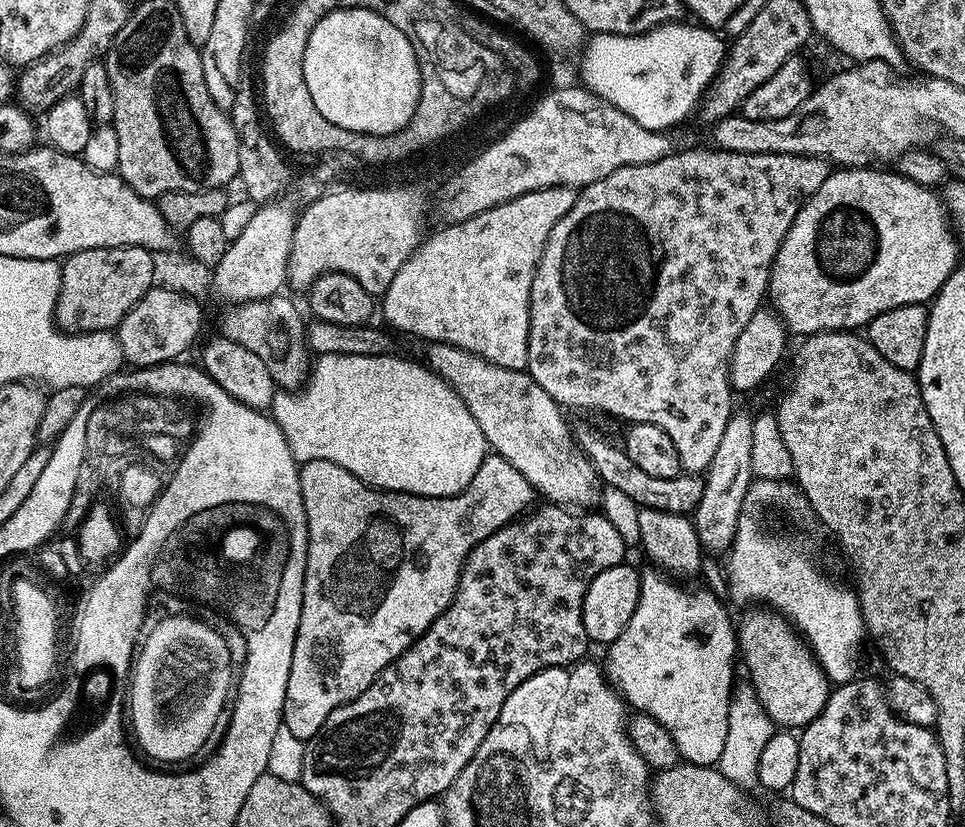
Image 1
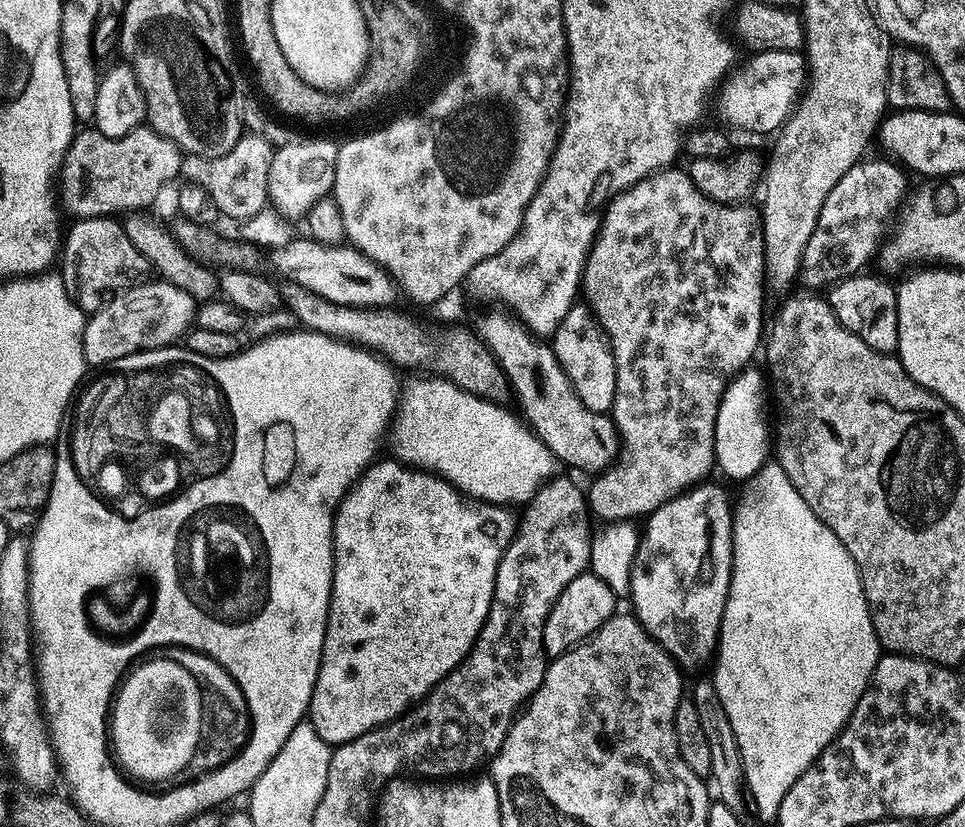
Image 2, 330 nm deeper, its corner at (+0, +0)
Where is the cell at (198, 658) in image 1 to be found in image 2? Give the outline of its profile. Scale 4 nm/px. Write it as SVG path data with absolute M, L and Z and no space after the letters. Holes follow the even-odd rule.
M171 658L144 660L141 665L141 668L133 667L127 673L126 679L115 693L114 707L110 712L110 744L119 767L129 777L137 776L132 777L137 781L168 780L187 769L194 750L200 745L206 700L205 697L200 697L200 691L202 692L200 681L192 673L187 672L177 660Z

